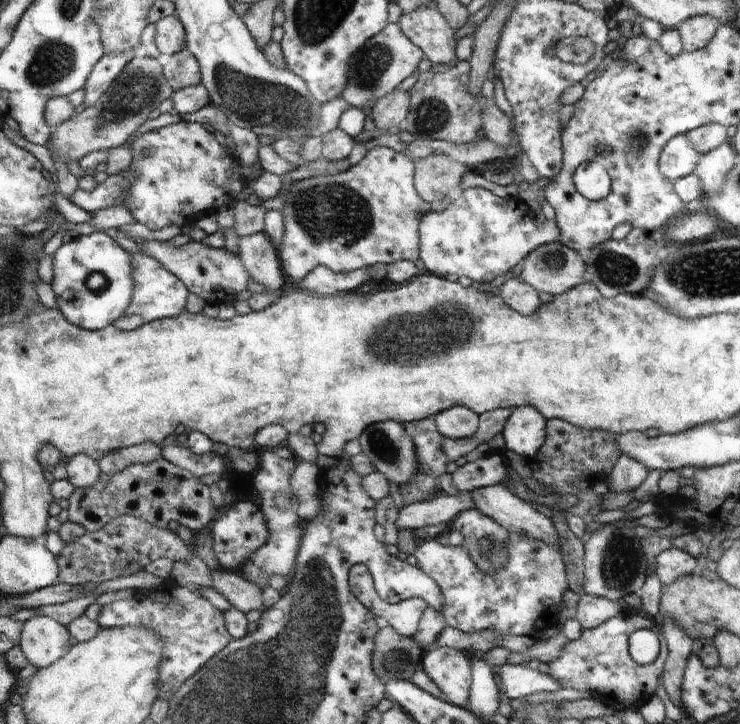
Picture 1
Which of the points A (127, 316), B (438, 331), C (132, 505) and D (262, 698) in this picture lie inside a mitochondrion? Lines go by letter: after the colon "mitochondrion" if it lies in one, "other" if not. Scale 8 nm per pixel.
A: other
B: mitochondrion
C: other
D: mitochondrion

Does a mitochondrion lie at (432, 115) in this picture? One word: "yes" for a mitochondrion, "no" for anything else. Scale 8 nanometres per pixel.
yes

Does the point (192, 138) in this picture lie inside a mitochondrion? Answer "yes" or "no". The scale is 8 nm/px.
no

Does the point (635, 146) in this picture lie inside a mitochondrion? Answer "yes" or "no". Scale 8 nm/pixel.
yes

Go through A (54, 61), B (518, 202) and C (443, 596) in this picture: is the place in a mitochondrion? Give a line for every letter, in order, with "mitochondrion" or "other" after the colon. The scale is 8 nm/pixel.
A: mitochondrion
B: other
C: other

